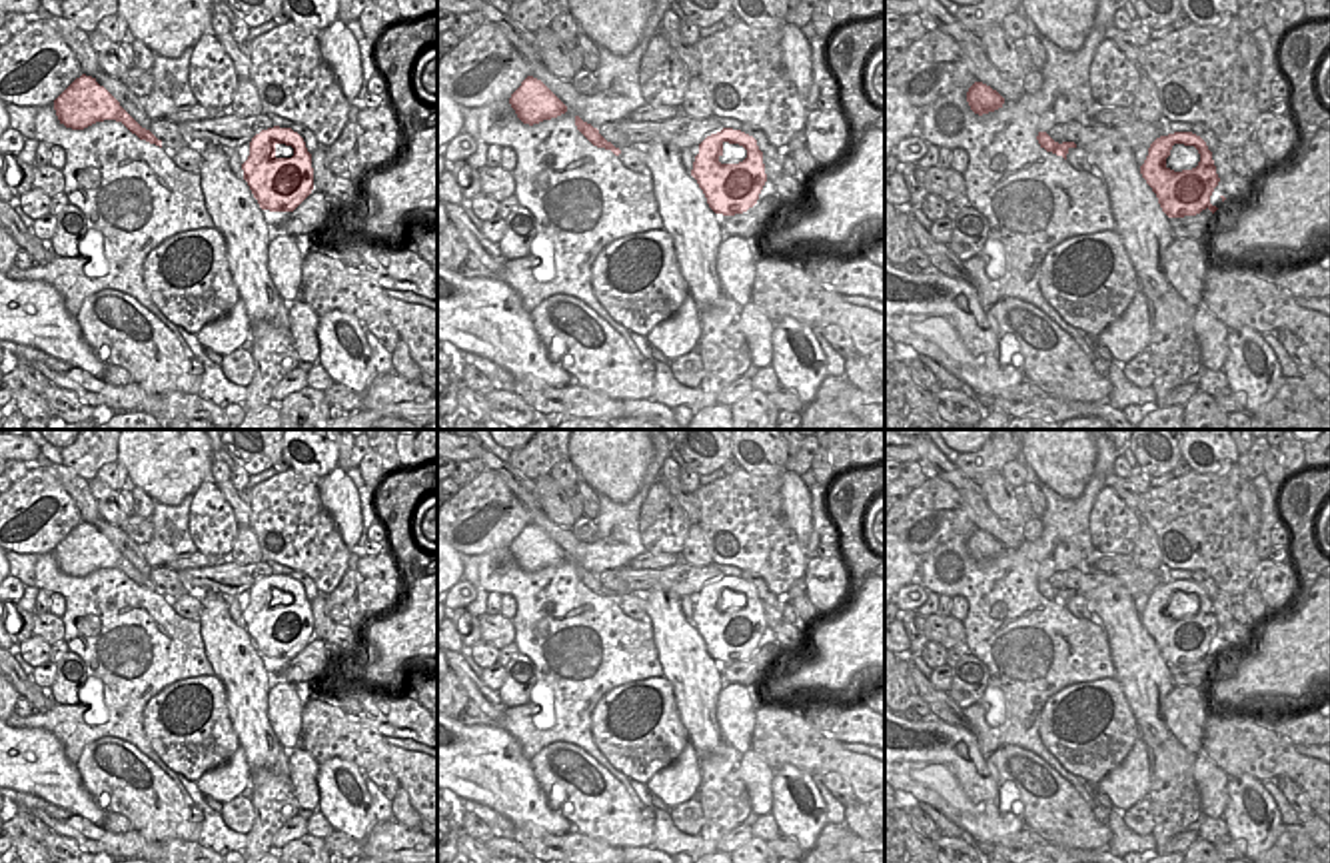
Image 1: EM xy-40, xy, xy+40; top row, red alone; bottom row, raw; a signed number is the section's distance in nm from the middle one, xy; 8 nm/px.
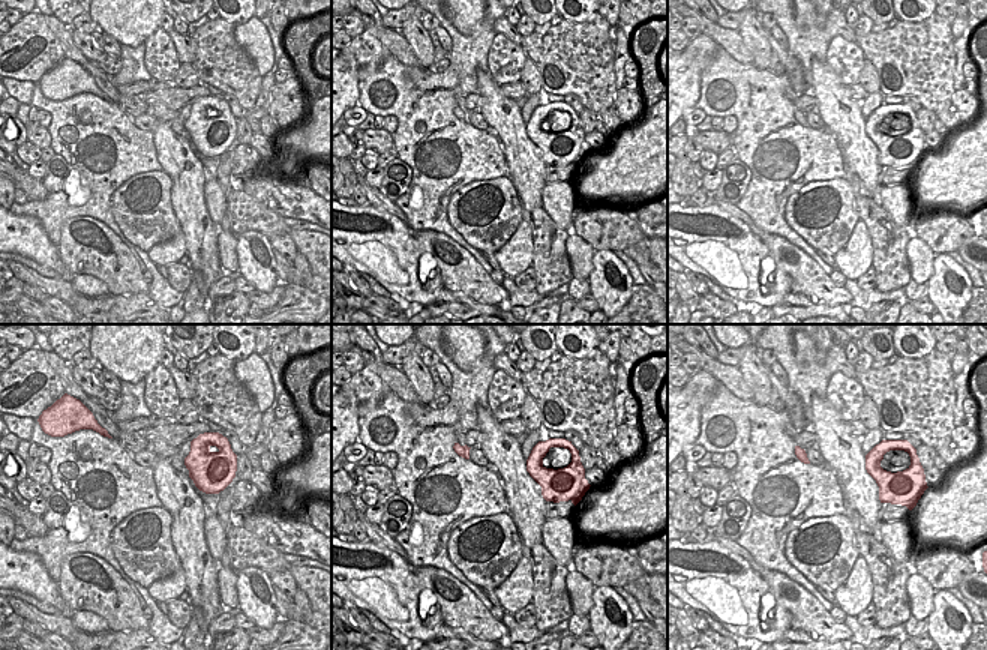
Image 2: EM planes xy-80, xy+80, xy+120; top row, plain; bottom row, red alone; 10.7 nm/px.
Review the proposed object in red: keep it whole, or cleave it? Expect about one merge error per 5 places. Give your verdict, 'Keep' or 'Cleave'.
Keep.

